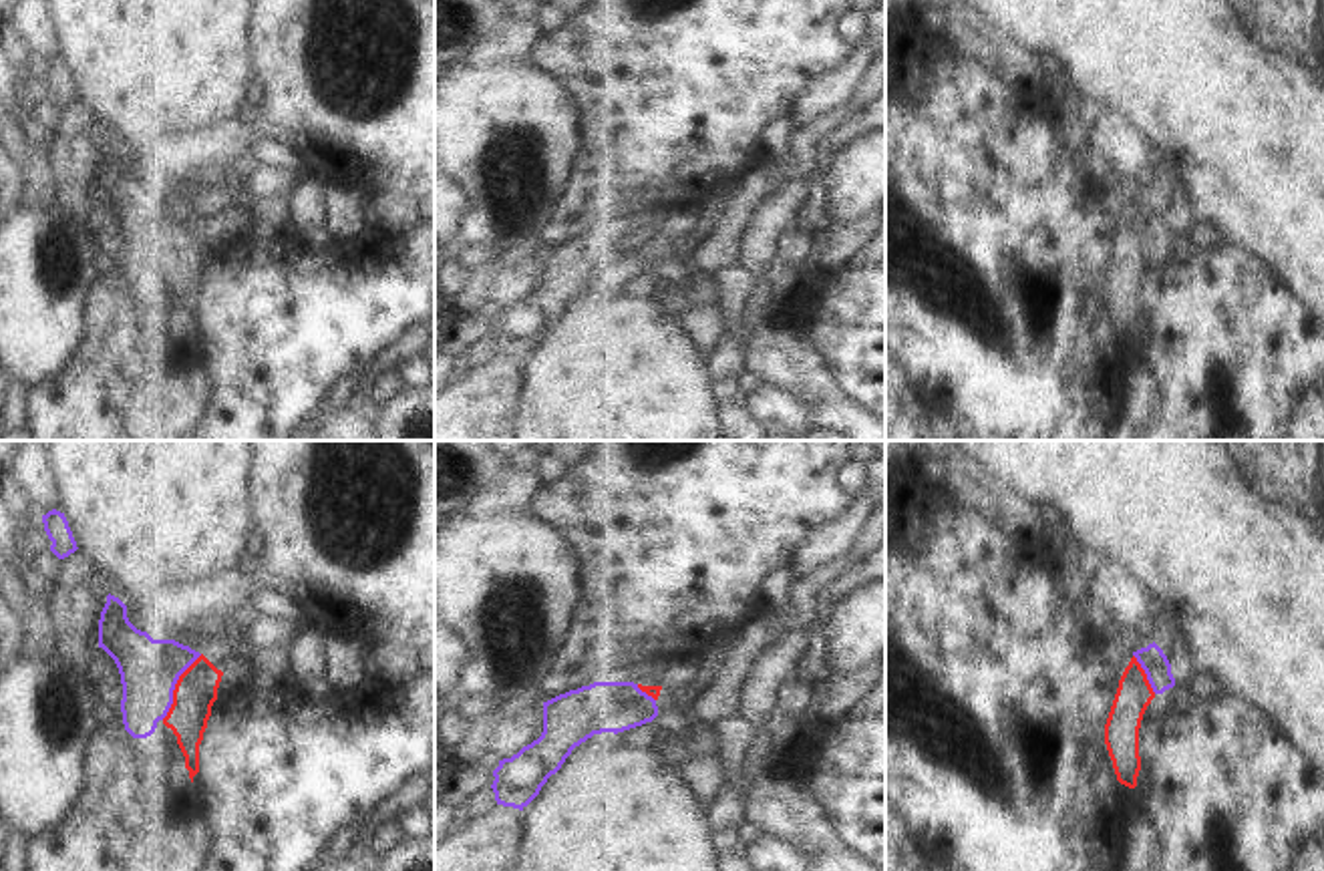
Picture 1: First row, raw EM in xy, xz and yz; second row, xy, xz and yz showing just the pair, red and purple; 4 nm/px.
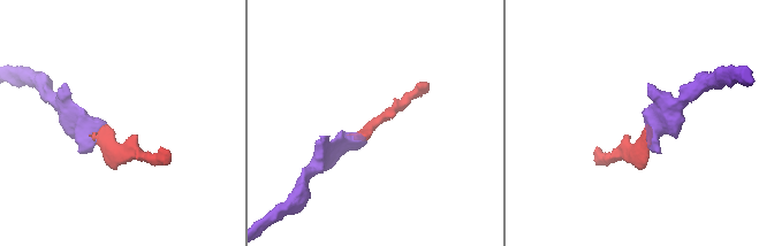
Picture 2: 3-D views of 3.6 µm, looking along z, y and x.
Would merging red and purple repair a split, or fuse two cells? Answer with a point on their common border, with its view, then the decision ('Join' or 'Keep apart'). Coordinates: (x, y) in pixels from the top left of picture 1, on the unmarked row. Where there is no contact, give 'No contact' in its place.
Touches red at xy (176, 236). Join

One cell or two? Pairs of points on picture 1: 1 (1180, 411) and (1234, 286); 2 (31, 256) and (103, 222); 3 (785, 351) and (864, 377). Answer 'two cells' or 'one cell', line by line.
1: one cell
2: two cells
3: two cells

